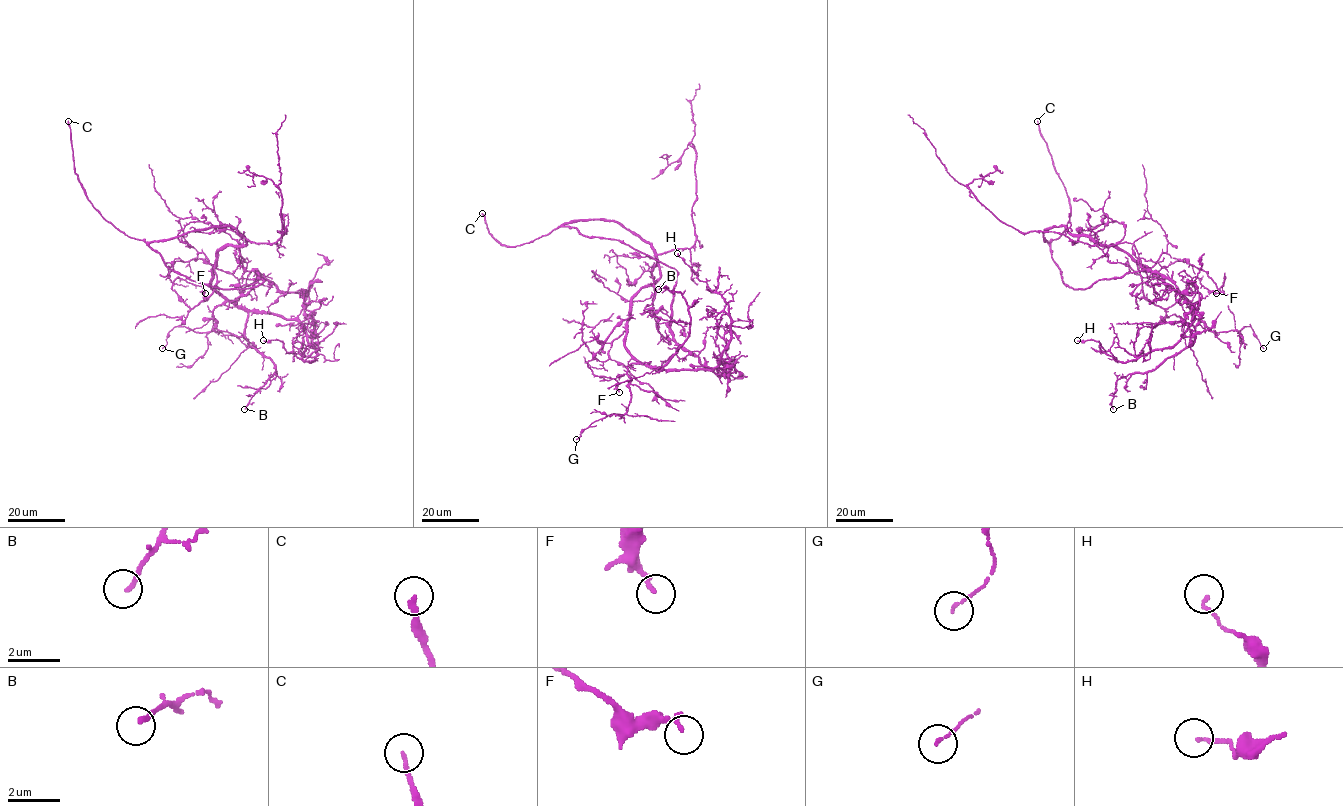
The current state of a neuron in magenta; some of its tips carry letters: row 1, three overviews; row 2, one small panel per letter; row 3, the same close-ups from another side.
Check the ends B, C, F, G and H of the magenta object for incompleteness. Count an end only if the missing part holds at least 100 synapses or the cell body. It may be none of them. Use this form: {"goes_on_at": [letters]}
{"goes_on_at": ["C"]}

